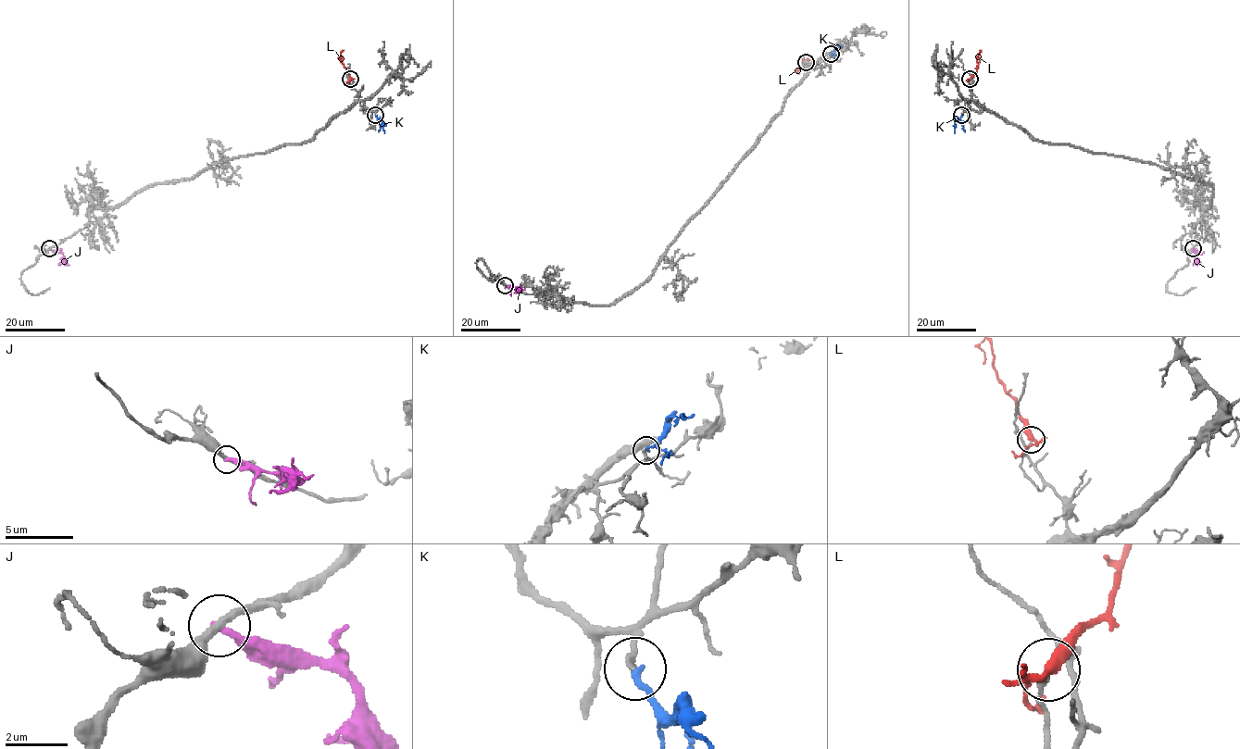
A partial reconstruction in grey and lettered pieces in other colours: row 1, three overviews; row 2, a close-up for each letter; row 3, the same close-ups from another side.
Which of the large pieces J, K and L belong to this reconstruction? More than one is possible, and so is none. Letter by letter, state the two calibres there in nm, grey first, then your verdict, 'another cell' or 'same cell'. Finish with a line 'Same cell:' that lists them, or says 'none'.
J: calibres 280 and 280 nm; another cell
K: calibres 180 and 200 nm; another cell
L: calibres 140 and 240 nm; another cell
Same cell: none

